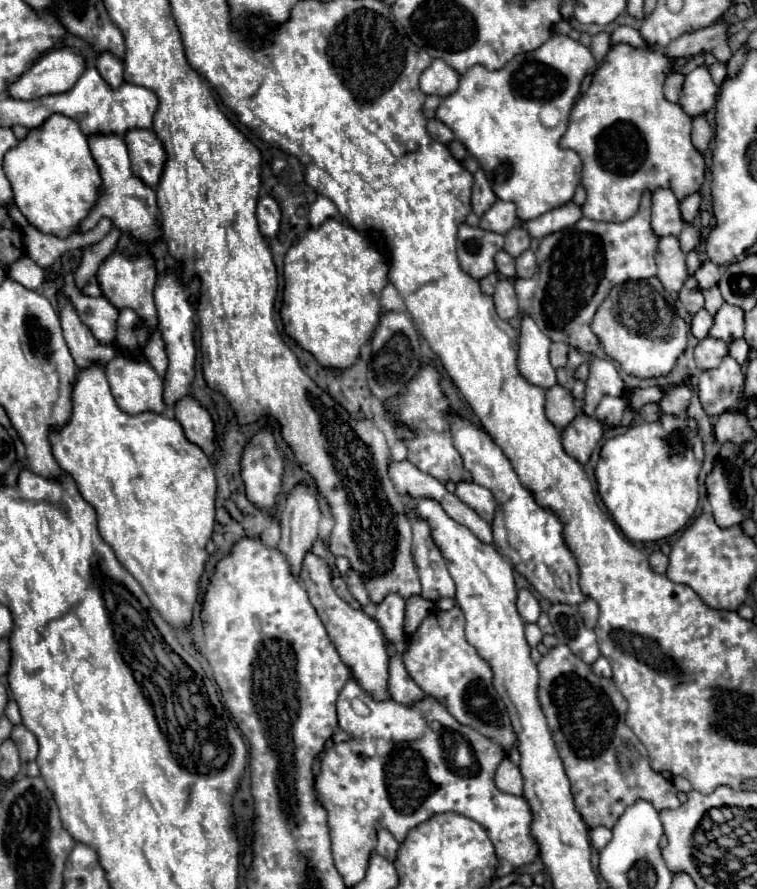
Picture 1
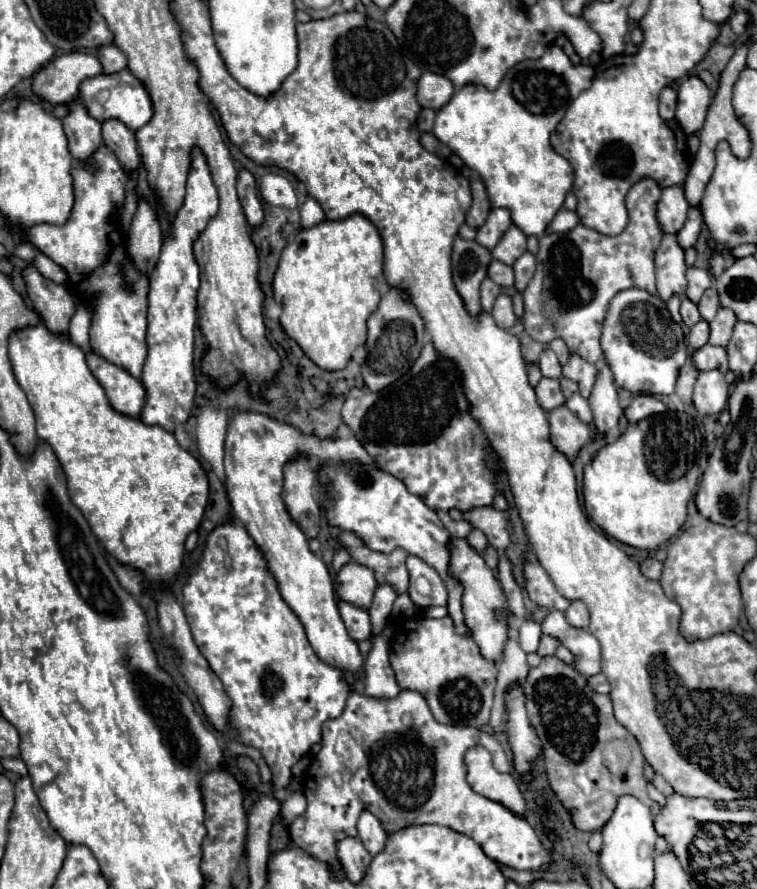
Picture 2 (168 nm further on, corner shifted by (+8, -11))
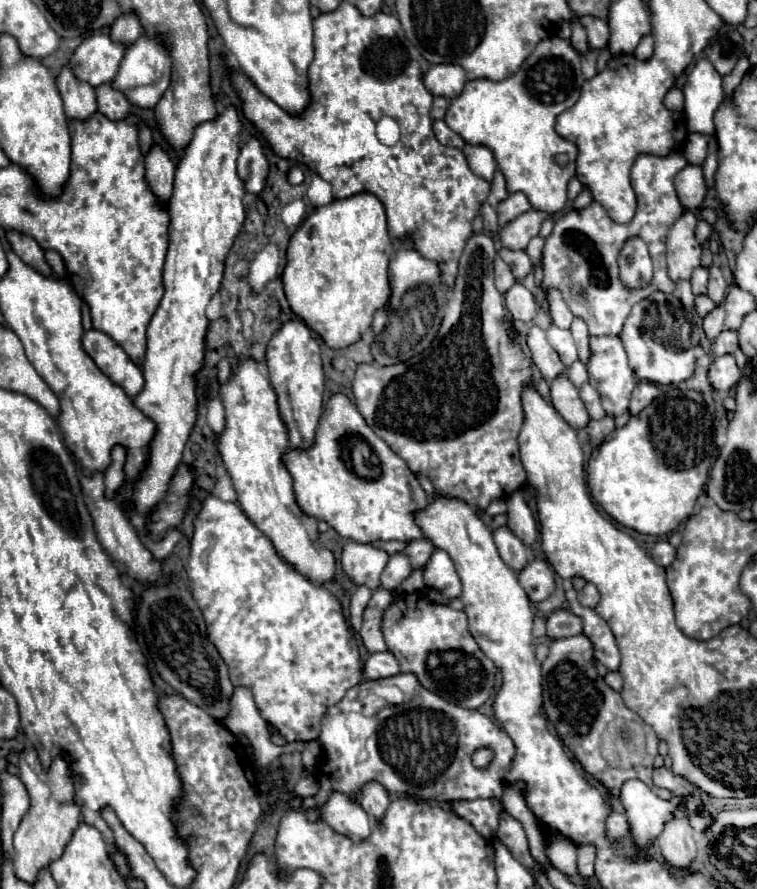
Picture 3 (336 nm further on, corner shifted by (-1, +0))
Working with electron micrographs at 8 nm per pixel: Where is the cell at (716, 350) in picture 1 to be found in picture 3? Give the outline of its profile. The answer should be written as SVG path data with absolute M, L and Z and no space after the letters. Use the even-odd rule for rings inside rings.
M724 330L724 332L712 342L712 354L714 354L714 356L734 354L736 348L738 348L738 332L734 332L734 330Z

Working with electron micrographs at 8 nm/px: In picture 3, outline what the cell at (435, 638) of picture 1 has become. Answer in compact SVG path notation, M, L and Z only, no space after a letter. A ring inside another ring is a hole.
M416 592L404 594L384 610L382 634L388 650L400 664L400 672L416 674L420 684L430 688L430 692L436 692L462 708L480 708L490 696L496 666L484 656L468 632L468 618L464 612L428 602Z

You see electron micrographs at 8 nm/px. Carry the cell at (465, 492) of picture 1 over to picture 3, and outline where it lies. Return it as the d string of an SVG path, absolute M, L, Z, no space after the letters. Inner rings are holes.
M514 492L508 500L508 528L526 544L532 546L538 540L538 522L532 510L526 506L520 492Z

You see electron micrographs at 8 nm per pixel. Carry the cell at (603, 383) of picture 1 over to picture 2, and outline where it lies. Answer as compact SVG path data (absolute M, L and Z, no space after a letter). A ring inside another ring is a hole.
M571 355L569 361L567 361L567 365L563 367L563 377L577 381L579 393L581 393L585 399L591 395L593 385L595 385L595 381L597 381L597 375L599 375L597 365L587 363L587 361L581 359L579 355Z

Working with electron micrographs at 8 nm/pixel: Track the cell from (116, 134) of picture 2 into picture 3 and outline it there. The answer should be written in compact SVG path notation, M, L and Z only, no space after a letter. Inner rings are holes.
M100 84L96 88L96 102L98 102L98 112L102 112L106 118L114 118L114 120L126 118L132 110L126 96L120 90L112 88L110 84Z

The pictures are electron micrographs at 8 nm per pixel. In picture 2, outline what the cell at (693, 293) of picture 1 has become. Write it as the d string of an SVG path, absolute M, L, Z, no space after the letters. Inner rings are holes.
M683 297L683 301L681 301L681 317L683 317L687 327L693 327L701 319L697 305L691 299L687 299L687 297Z

